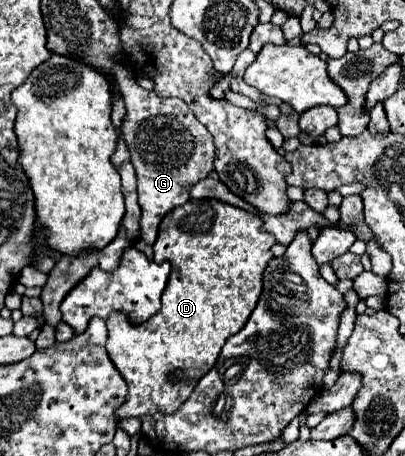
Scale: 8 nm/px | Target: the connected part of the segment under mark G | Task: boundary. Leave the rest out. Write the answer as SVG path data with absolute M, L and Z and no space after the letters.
M121 64L115 66L113 78L117 86L121 88L121 96L127 108L125 120L121 122L121 136L127 142L127 148L131 152L131 162L137 172L137 190L139 190L139 204L141 204L141 238L147 244L153 244L157 238L157 230L161 220L175 208L183 206L189 200L189 188L207 178L213 170L213 158L215 158L215 142L211 138L211 132L191 114L191 108L181 98L161 98L145 88L141 88L137 82L133 82L133 76L129 70L125 70Z

